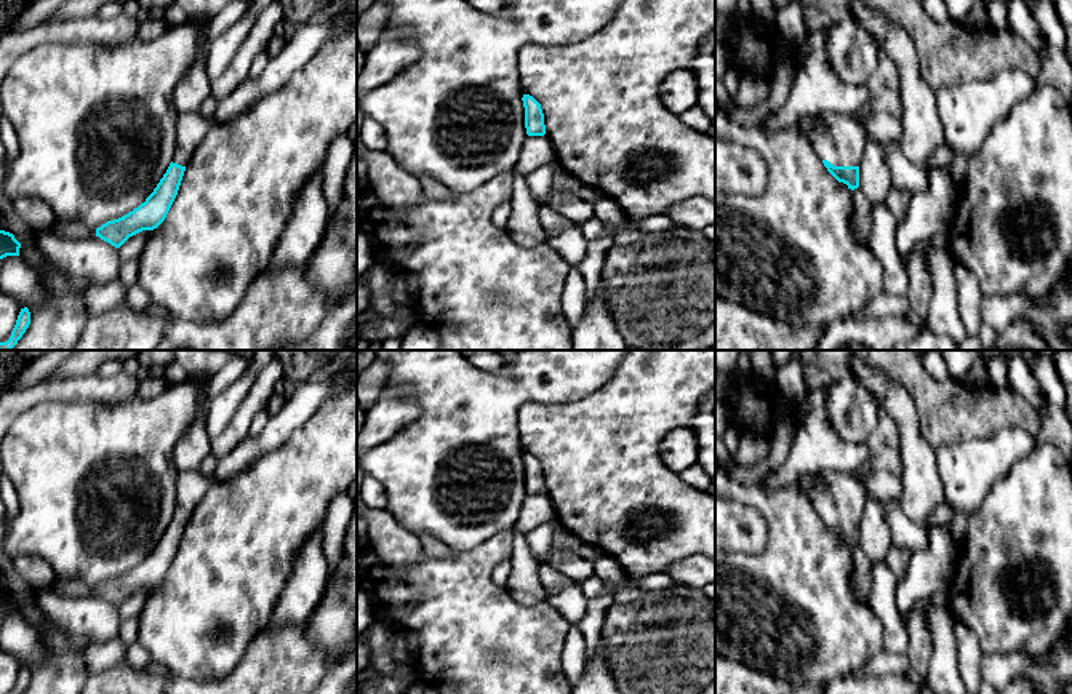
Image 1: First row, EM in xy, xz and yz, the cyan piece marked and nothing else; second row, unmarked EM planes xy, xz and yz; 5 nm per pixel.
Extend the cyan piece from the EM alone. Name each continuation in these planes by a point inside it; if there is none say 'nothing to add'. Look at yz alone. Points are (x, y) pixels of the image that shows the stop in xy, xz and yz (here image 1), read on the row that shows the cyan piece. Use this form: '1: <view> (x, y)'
1: yz (840, 139)

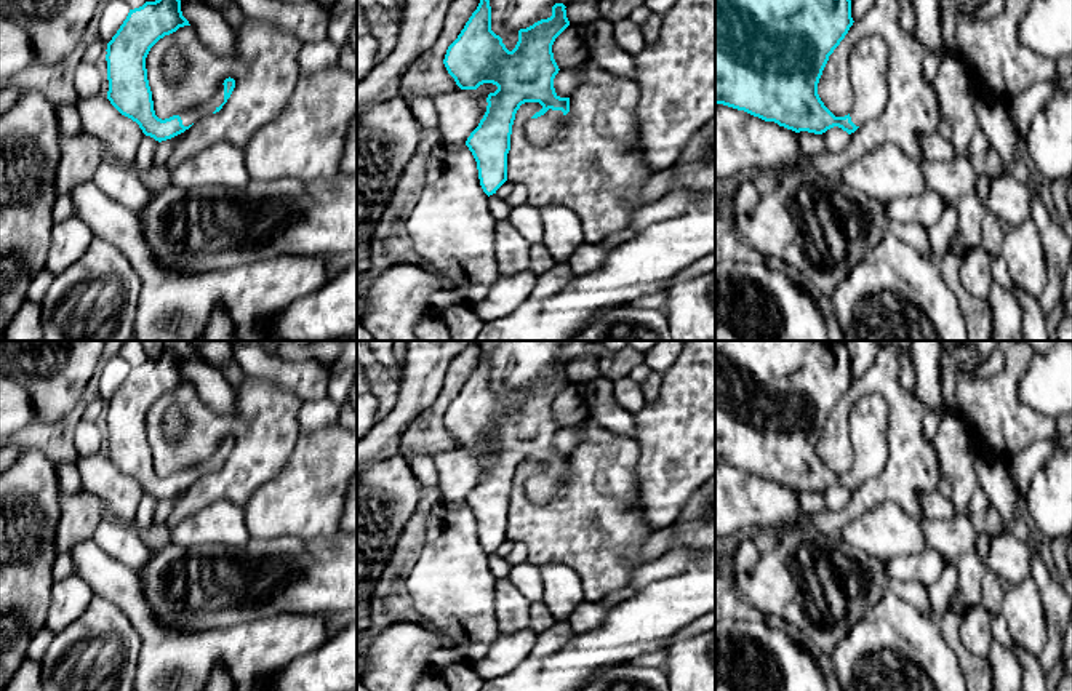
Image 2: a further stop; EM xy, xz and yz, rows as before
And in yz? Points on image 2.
1: yz (868, 63)

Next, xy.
1: xy (207, 107)

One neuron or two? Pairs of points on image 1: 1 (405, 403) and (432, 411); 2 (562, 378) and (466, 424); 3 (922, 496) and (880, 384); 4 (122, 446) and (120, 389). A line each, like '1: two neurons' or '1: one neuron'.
1: two neurons
2: one neuron
3: one neuron
4: two neurons

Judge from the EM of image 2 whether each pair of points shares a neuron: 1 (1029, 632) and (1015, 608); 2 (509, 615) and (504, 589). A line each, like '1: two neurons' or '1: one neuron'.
1: one neuron
2: one neuron

